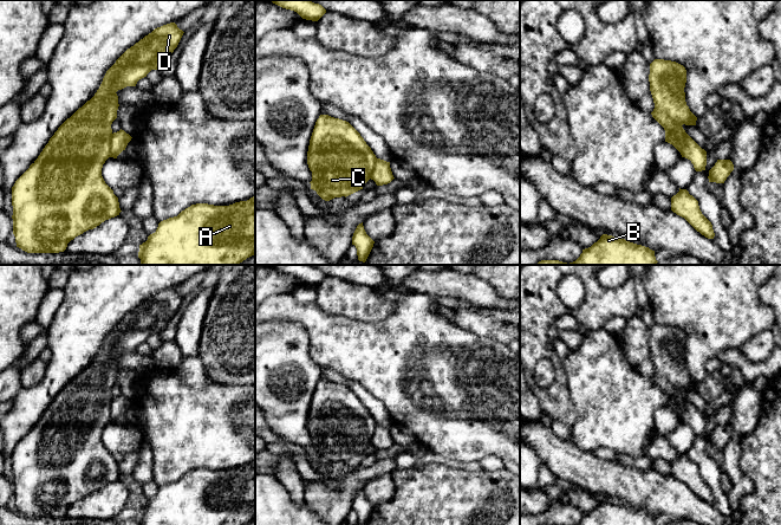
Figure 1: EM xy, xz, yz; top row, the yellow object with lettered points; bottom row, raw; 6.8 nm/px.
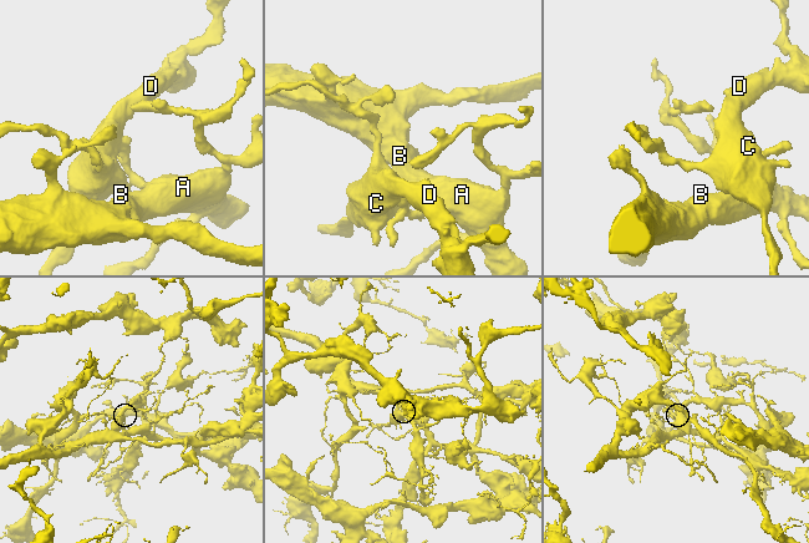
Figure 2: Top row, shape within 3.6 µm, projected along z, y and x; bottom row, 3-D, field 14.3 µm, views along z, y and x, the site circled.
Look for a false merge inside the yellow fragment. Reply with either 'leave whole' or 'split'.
leave whole

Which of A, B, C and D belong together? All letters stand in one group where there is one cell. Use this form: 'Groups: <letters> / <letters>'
Groups: A B C D

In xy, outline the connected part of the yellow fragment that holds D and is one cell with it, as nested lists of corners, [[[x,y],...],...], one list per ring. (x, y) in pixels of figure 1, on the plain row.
[[[170,287],[155,293],[128,313],[106,336],[95,361],[58,393],[38,423],[15,446],[12,452],[12,484],[17,512],[27,518],[64,517],[76,501],[119,480],[118,462],[102,441],[105,426],[117,423],[132,403],[122,394],[117,397],[111,394],[119,371],[116,357],[136,351],[151,335],[161,333],[183,298],[175,287]]]

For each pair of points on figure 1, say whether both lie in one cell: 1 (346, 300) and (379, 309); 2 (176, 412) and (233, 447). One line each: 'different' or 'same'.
1: same
2: same

